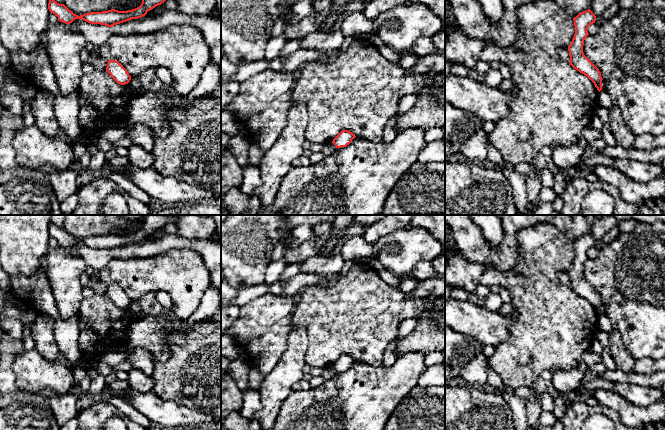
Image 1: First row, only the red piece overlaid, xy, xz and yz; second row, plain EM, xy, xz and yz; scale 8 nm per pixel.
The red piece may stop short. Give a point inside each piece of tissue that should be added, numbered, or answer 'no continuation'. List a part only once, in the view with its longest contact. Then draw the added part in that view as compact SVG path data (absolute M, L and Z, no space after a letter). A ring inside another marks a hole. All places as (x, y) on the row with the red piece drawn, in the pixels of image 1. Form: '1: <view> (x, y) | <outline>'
no continuation

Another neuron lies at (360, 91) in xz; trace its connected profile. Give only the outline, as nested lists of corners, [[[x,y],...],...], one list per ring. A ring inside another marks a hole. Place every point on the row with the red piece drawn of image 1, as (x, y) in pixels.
[[[355,39],[331,64],[306,63],[296,76],[291,98],[294,103],[304,103],[308,109],[305,137],[310,144],[332,142],[342,130],[348,130],[355,136],[373,142],[382,142],[383,130],[387,121],[397,114],[400,99],[406,95],[420,93],[425,86],[423,75],[409,73],[408,69],[387,60],[381,55],[378,47],[363,39]]]

